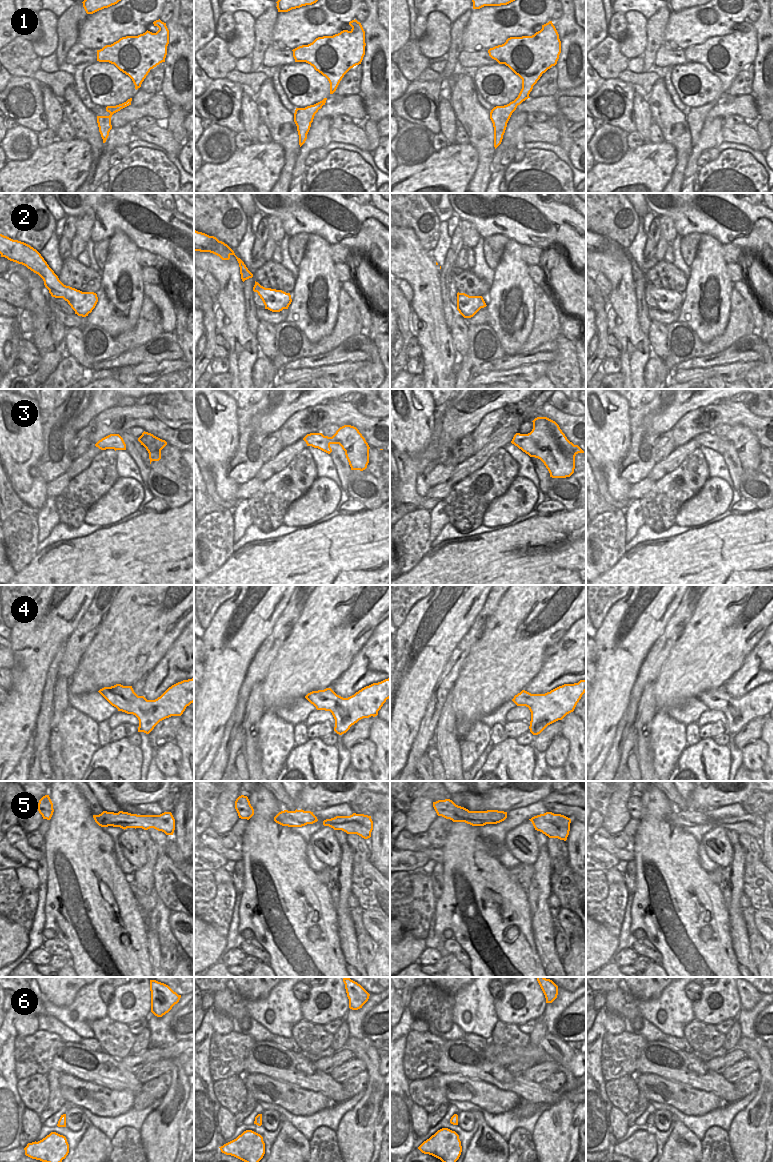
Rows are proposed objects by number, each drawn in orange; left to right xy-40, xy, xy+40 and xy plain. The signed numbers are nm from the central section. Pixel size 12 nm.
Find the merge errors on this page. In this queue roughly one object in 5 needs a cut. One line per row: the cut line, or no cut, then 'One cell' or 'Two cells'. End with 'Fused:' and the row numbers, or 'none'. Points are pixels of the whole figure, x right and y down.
1: No split. One cell
2: No split. One cell
3: No split. One cell
4: No split. One cell
5: No split. One cell
6: No split. One cell
Fused: none

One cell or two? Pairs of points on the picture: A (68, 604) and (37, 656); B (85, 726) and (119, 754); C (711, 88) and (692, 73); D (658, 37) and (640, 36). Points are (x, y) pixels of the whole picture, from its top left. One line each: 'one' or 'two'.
A: one
B: two
C: one
D: two

